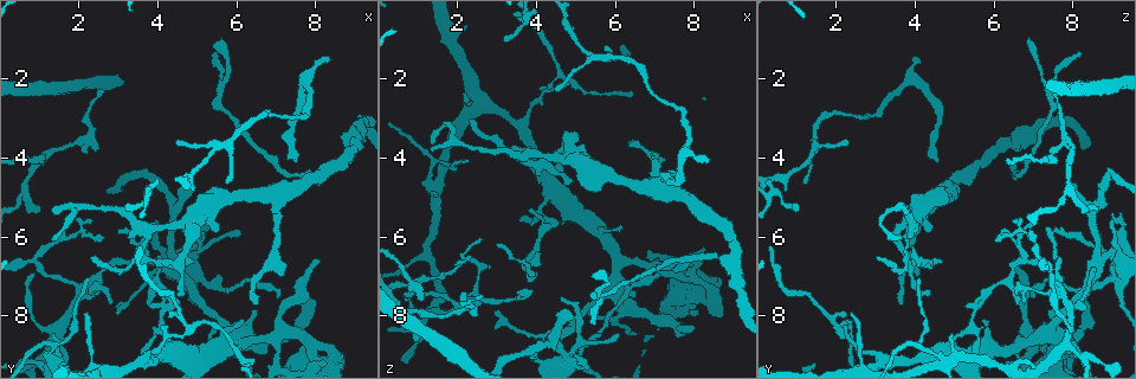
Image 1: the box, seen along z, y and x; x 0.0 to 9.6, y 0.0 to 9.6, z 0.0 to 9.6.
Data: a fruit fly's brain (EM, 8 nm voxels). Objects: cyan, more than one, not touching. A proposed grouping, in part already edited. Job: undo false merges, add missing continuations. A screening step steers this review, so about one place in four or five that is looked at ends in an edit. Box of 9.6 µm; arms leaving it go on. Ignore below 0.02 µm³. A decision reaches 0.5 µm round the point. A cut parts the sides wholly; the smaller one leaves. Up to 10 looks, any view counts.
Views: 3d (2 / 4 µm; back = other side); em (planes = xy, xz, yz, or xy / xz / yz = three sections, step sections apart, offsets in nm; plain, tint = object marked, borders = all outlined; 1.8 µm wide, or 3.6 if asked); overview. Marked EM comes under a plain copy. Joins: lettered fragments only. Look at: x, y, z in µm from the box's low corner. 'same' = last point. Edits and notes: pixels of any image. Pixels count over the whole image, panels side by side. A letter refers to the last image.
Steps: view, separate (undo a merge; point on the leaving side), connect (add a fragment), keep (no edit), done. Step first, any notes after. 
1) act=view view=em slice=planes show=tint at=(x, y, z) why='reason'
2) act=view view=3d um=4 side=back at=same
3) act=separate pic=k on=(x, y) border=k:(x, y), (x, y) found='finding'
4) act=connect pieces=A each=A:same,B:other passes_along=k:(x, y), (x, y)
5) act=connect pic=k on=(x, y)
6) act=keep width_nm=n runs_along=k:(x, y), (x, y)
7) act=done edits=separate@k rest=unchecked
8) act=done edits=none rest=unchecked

act=view view=em slice=planes show=borders at=(7.10, 8.40, 6.75) why='thin neck'

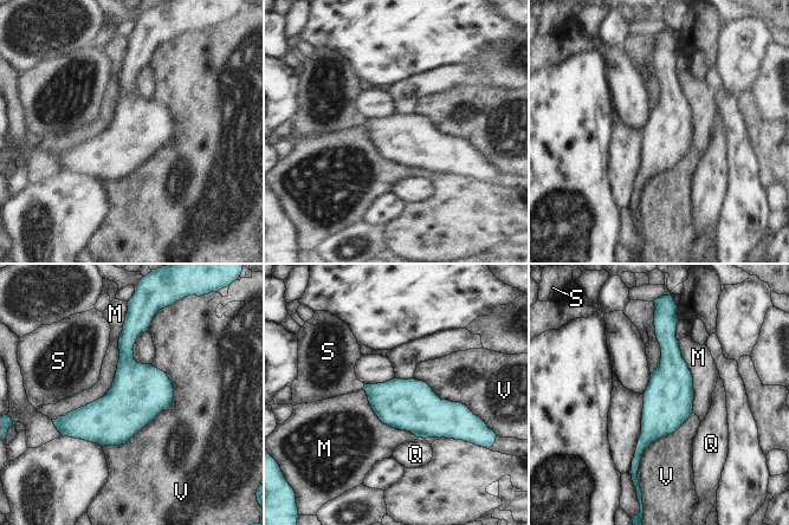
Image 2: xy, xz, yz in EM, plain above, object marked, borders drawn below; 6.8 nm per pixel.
act=keep each=M:other,Q:other,S:other,V:other runs_along=2:(667, 325), (668, 402), (636, 462) found='continuous, no second neuron'

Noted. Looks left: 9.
act=view view=3d um=2 at=(4.75, 6.45, 9.00) why='sudden change in width'

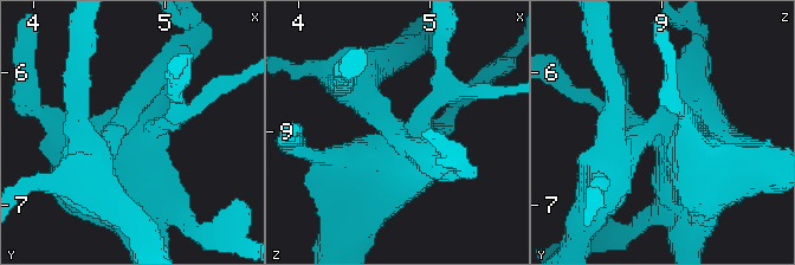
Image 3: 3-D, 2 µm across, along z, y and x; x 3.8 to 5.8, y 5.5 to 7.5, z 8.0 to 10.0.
act=view view=em slice=planes show=borders at=(4.66, 6.40, 8.96) why='shape alone is not enough'

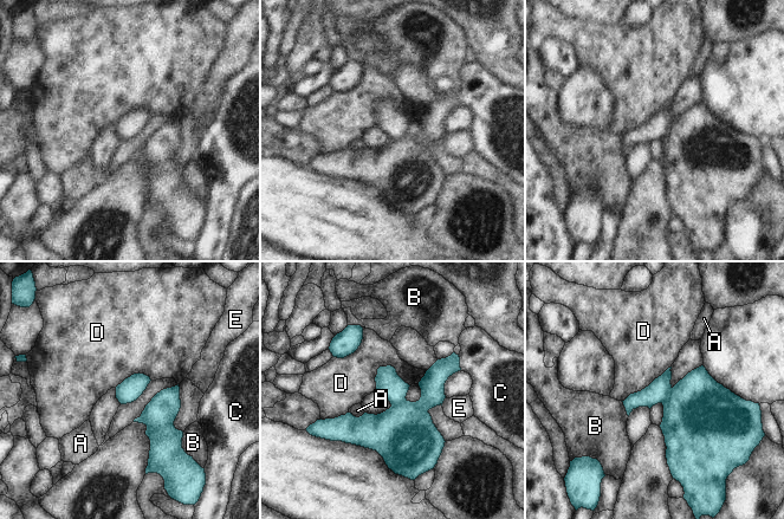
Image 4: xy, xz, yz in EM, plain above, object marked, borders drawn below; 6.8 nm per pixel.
act=separate pic=4 on=(699, 416) each=A:other,B:other,C:other,D:other,E:other border=4:(672, 388), (668, 397), (662, 403) found='a second neuron is stuck on'

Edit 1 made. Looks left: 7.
act=done edits=separate@4 rest=unchecked

